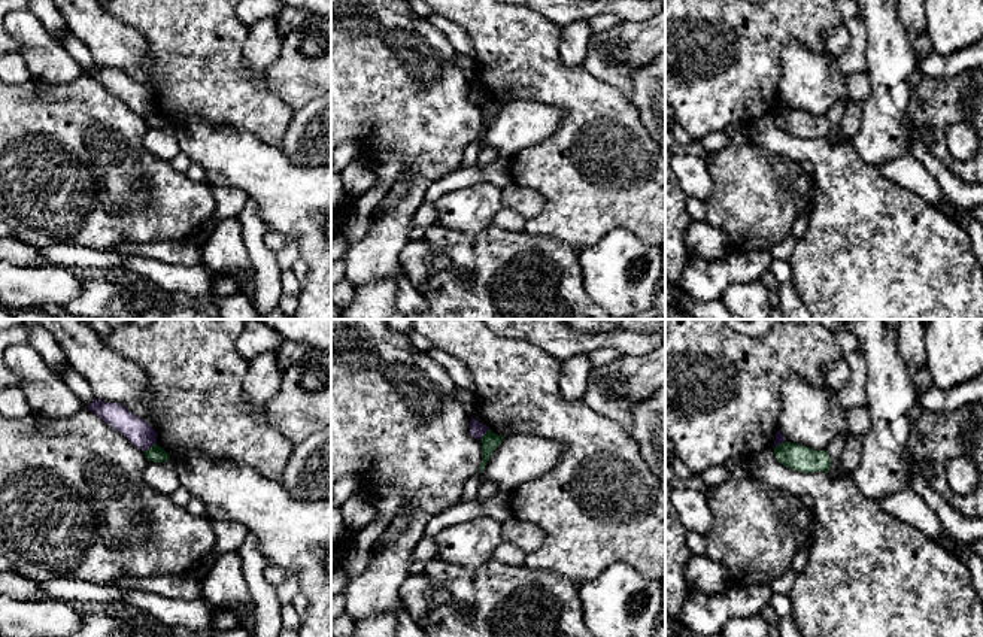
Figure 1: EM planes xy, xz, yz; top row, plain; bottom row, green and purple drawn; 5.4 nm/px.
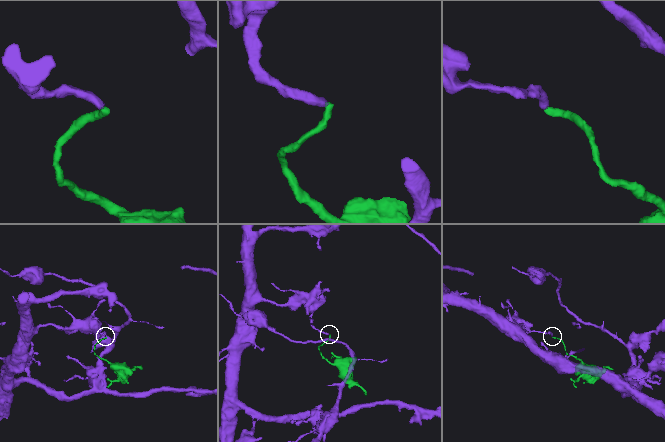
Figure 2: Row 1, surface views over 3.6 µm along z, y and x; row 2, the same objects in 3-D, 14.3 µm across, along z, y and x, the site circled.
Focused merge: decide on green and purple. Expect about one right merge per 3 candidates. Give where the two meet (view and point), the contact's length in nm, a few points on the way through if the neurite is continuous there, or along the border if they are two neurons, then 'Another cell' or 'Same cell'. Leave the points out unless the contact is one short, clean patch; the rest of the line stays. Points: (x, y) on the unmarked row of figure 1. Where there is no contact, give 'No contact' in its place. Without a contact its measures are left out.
Touches green at xy (149, 114). Shared border 90 nm. Boundary: xy (155, 108), (143, 117). Another cell

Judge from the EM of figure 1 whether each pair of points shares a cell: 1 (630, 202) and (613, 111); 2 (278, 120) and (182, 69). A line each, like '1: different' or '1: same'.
1: same
2: same

